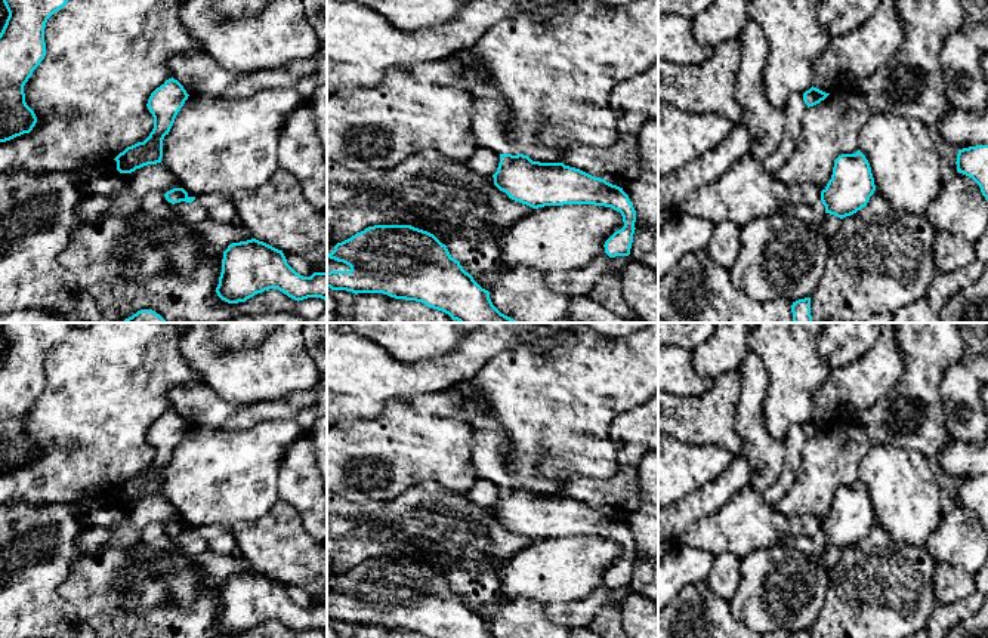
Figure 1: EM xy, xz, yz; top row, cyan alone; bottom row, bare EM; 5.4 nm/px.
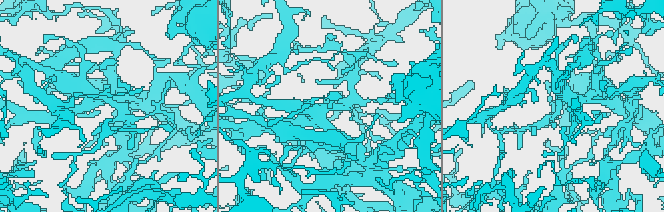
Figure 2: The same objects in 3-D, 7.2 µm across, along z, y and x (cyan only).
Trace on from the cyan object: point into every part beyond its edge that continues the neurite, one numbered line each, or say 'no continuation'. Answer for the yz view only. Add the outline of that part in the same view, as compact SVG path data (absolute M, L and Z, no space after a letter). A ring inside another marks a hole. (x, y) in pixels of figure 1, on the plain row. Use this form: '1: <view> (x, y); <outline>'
1: yz (817, 544); M818 533L816 536L812 537L785 537L784 540L779 542L779 545L784 546L791 546L799 551L809 551L811 554L822 554L825 549L825 537L822 533Z

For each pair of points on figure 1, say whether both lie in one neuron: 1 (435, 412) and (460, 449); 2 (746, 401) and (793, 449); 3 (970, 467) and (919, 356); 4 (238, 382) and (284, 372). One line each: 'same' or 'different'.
1: same
2: different
3: different
4: same

